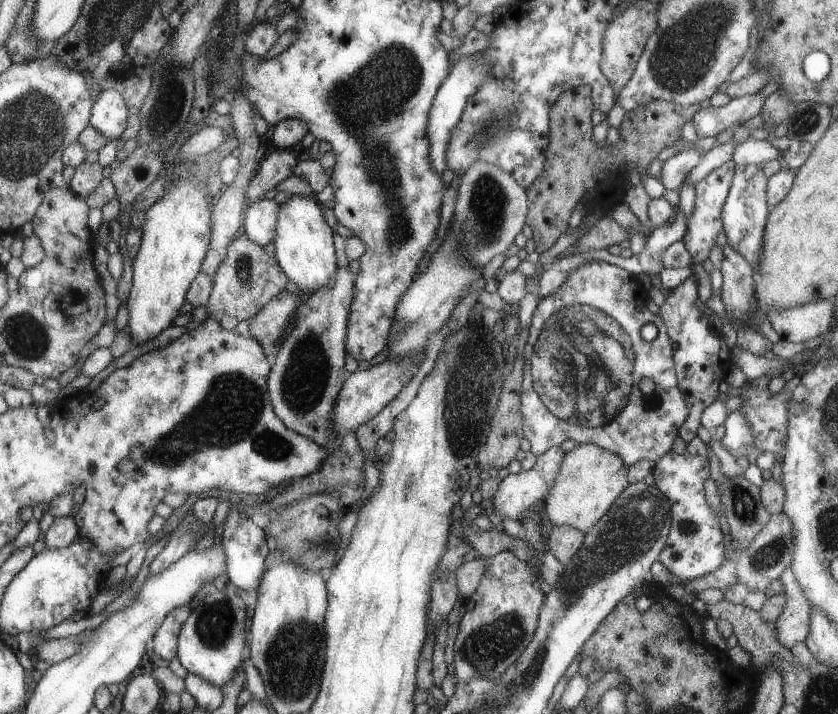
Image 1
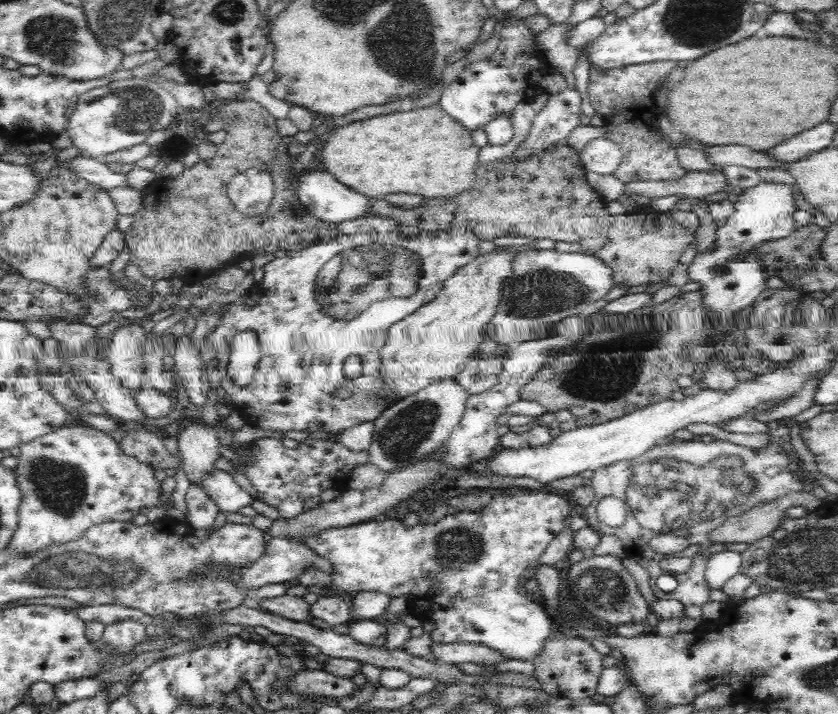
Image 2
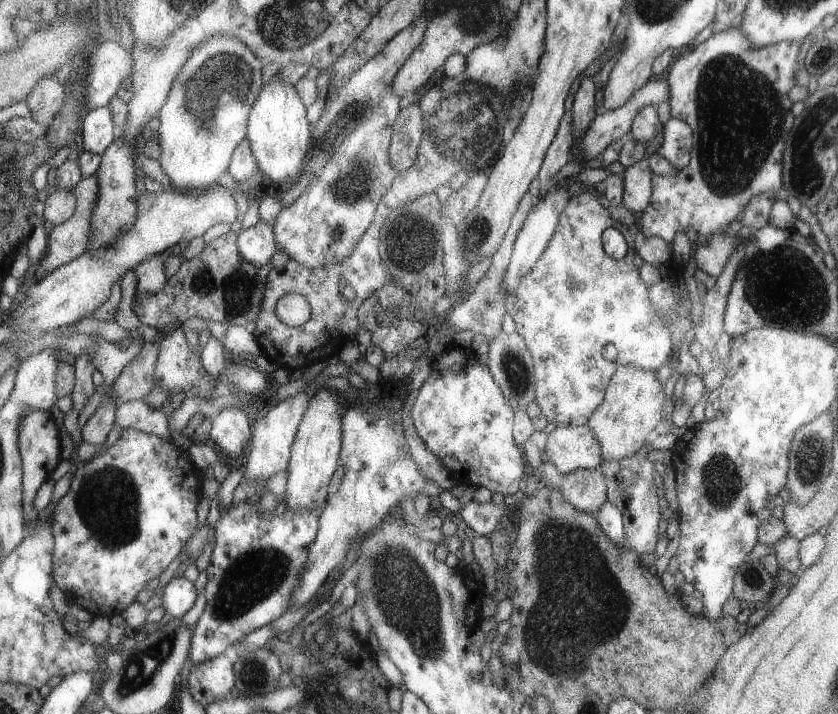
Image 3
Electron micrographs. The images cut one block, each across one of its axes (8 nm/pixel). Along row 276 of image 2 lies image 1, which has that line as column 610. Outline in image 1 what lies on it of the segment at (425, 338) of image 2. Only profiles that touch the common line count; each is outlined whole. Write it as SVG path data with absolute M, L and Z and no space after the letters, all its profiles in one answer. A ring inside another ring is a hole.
M591 443L575 444L565 454L560 471L556 473L555 483L545 496L545 518L552 526L573 528L586 535L611 510L620 493L628 487L628 467L623 458L605 448Z

